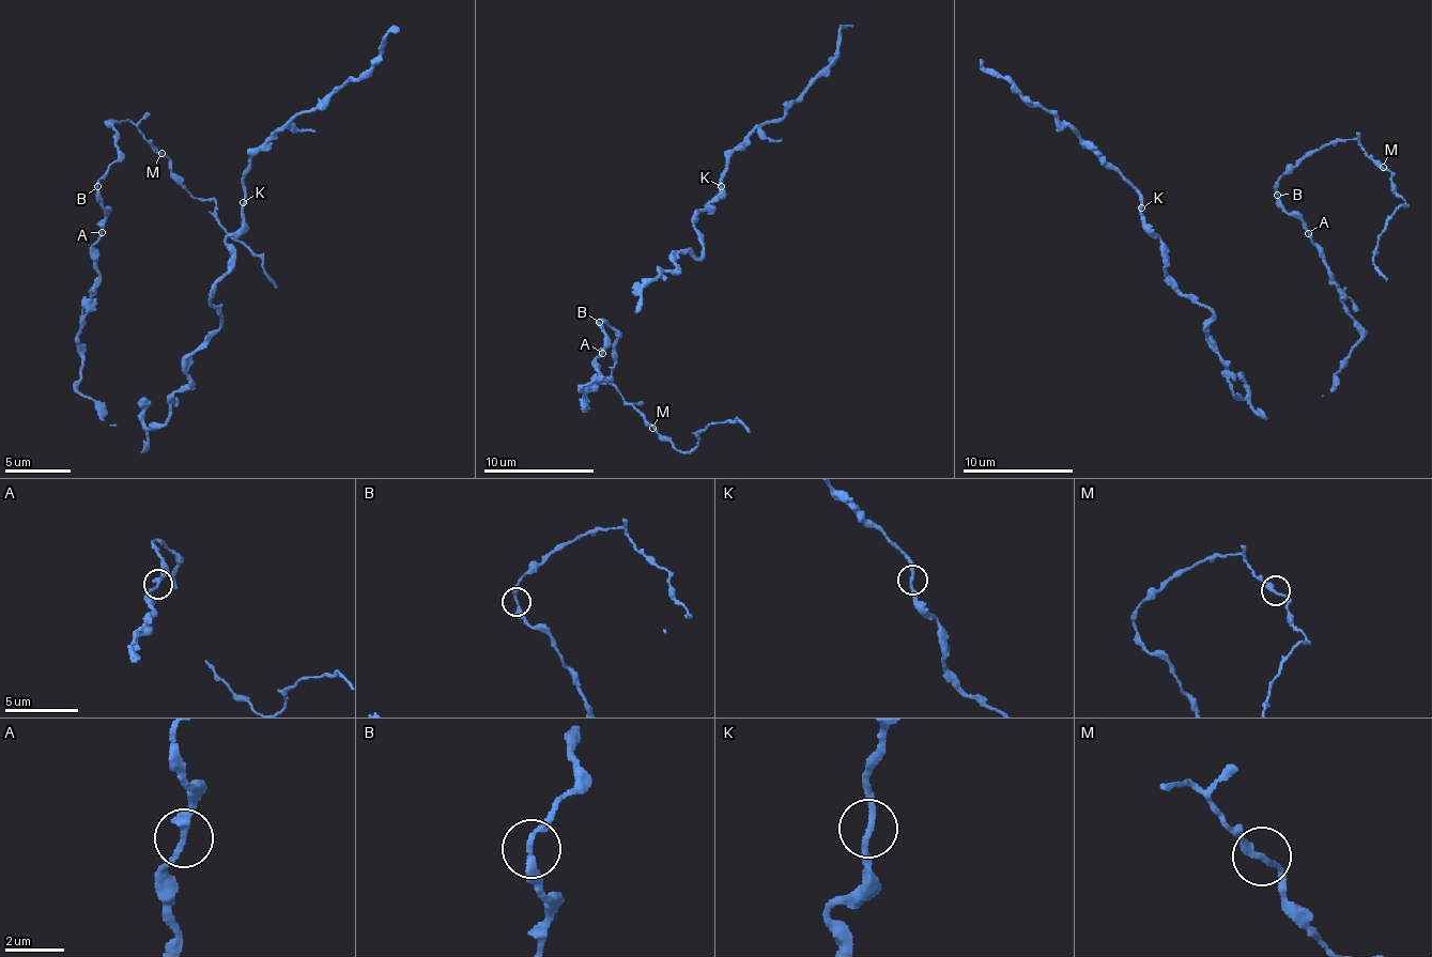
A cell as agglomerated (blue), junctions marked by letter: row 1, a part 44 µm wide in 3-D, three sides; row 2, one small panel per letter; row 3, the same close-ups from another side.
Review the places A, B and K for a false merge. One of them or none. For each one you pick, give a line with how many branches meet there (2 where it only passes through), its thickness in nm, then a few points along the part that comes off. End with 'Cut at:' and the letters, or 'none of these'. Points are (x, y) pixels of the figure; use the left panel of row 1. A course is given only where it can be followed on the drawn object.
Cut at: none of these

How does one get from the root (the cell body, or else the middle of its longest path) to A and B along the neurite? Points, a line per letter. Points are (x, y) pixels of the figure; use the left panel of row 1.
A: (102, 419), (98, 406), (79, 389), (79, 330), (86, 301), (98, 275), (95, 242), (102, 232)
B: (102, 419), (98, 406), (79, 389), (79, 330), (98, 275), (95, 245), (105, 215), (98, 186)

